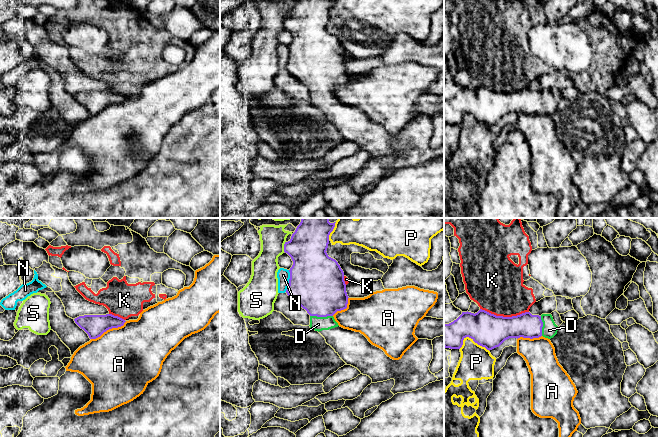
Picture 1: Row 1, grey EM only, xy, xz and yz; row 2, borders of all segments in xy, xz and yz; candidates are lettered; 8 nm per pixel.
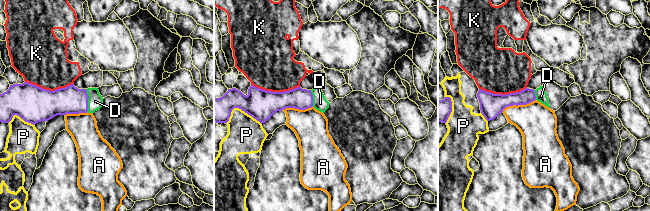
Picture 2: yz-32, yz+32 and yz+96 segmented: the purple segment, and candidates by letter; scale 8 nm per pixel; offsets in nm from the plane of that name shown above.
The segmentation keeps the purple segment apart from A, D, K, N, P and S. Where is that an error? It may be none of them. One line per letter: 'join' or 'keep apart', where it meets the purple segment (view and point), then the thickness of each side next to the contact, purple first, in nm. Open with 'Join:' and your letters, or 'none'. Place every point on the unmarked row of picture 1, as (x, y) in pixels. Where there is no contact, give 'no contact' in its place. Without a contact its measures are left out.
Join: D
A: keep apart | xy (108, 105) | 180/480 nm
D: join | xz (321, 92) | 420/110 nm
K: keep apart | yz (504, 93) | 280/420 nm
N: keep apart | xz (289, 57) | 440/110 nm
P: keep apart | yz (472, 114) | 280/280 nm
S: keep apart | xz (284, 22) | 300/220 nm

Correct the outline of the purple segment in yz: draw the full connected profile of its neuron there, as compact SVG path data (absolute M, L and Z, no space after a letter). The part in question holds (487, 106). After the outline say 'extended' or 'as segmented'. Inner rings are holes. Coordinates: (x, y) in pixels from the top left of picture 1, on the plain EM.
M480 85L477 89L462 88L462 90L449 100L444 99L444 123L450 125L460 125L466 113L471 114L478 121L492 126L499 123L509 114L539 114L541 112L551 115L558 107L558 103L563 99L557 87L551 90L532 91L525 88L517 92L503 93L496 92Z | extended

